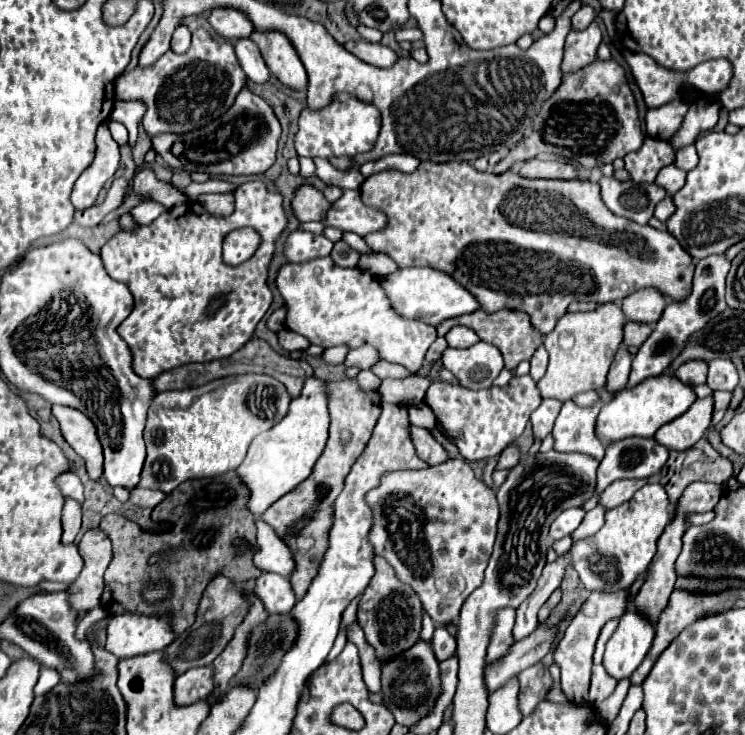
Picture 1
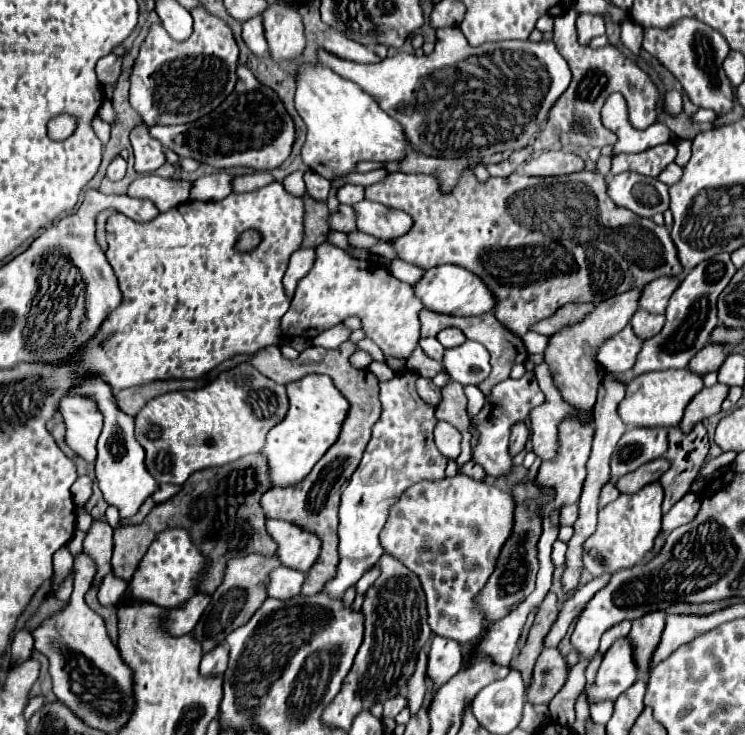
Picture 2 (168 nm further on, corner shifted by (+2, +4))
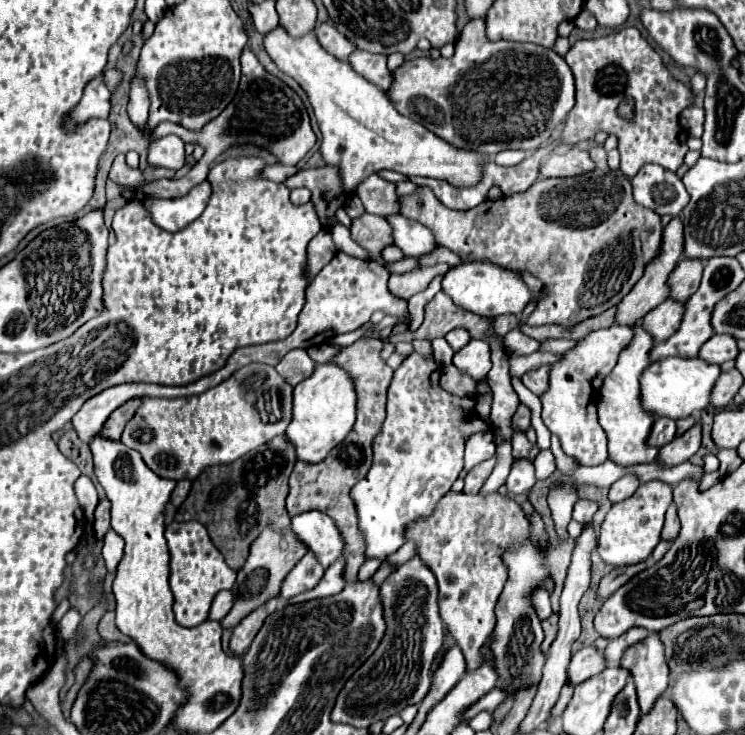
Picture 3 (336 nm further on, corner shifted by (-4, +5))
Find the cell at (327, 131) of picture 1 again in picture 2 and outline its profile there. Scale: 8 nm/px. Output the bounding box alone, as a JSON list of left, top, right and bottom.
[295,62,415,180]

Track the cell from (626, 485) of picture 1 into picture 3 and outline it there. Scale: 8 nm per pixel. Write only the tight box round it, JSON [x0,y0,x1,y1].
[657,423,701,467]

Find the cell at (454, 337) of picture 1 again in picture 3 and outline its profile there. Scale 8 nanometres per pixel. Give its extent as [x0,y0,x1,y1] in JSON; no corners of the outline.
[445,327,471,351]

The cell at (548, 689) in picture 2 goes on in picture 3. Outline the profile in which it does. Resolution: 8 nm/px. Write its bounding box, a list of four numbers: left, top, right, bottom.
[567,647,607,687]

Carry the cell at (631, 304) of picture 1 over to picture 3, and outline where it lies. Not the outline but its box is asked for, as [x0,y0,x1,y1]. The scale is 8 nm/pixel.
[667,257,703,303]

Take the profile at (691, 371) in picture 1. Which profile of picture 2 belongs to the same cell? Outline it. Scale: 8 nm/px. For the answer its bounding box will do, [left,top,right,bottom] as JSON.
[689,344,727,374]

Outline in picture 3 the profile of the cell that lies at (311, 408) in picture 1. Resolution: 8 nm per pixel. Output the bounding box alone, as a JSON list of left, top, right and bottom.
[285,365,357,463]

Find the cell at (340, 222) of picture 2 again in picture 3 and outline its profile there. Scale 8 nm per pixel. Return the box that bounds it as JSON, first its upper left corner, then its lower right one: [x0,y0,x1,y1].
[351,213,393,261]

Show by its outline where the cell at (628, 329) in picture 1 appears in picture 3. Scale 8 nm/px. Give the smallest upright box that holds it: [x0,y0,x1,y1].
[641,299,683,343]

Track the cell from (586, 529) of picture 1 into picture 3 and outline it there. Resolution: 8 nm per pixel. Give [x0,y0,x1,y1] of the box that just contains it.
[609,475,639,503]

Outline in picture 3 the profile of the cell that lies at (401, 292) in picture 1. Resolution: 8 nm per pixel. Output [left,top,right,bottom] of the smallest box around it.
[441,261,531,317]

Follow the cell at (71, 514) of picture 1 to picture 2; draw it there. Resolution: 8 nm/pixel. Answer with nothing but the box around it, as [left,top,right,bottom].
[53,546,73,594]

